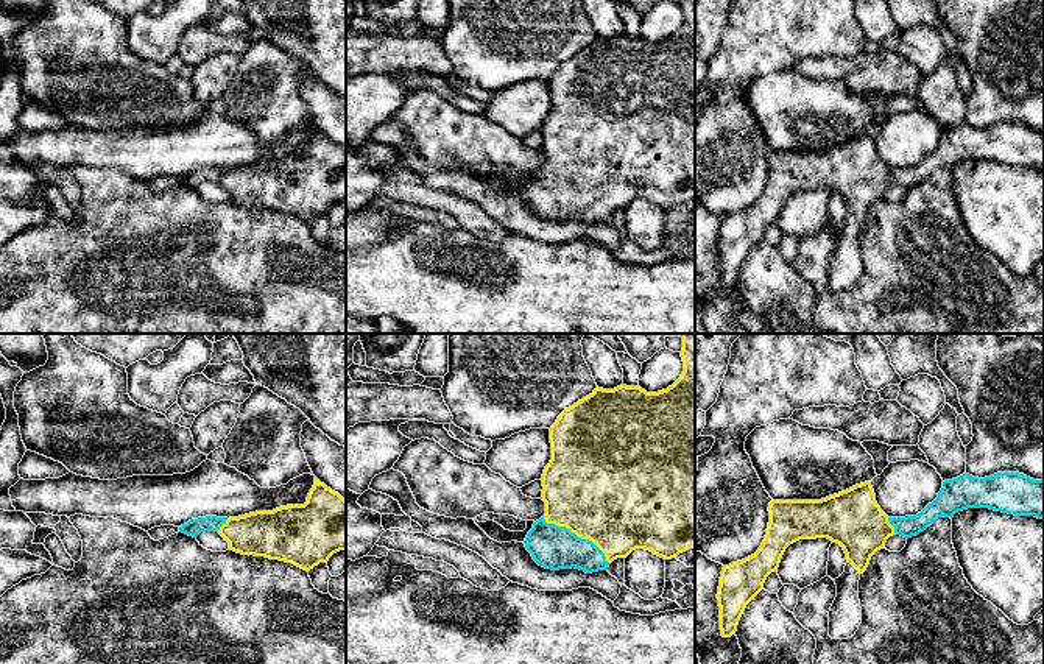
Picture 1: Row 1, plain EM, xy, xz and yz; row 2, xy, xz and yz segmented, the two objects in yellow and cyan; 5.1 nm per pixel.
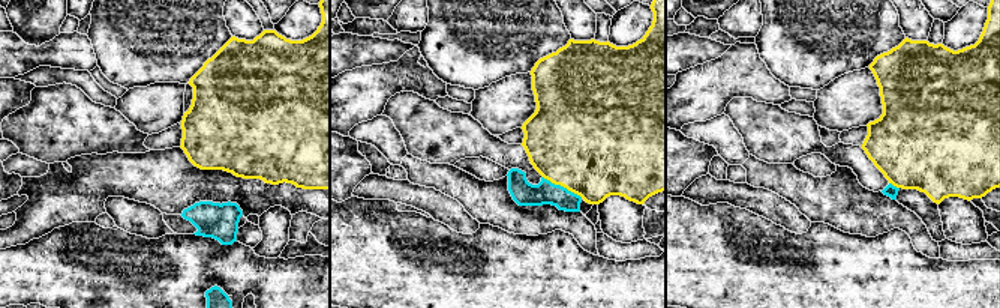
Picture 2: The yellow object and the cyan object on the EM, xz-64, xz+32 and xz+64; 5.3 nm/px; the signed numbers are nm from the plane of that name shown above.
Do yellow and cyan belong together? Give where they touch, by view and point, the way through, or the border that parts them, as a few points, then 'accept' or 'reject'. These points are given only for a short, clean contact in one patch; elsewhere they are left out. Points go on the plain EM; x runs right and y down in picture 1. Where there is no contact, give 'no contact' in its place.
meets yellow in xz at (578, 187); runs through xz (599, 144), (578, 187), (566, 187), (553, 198); accept

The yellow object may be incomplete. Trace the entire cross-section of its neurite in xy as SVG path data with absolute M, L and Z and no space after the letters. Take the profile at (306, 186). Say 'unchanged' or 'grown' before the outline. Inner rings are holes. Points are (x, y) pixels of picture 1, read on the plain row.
grown; M315 128L304 156L287 156L229 170L198 168L181 176L179 182L193 189L201 182L218 182L229 193L229 201L291 214L309 223L319 214L327 214L333 204L346 201L346 151Z

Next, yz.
grown; M997 123L991 128L979 129L963 125L952 131L944 131L938 148L916 167L888 168L876 153L871 132L855 136L846 142L821 151L771 151L770 173L765 190L759 201L737 214L725 217L718 237L720 281L723 288L731 288L737 282L739 271L746 256L764 240L764 234L771 223L776 223L785 200L799 190L827 189L843 198L846 204L845 223L835 229L837 248L829 262L829 287L832 290L848 290L855 285L862 274L862 259L859 251L859 231L866 221L871 207L885 200L890 187L901 185L912 189L930 178L938 168L954 168L955 164L968 159L989 159L1014 167L1035 167L1044 170L1044 131L1033 131L1019 123Z

